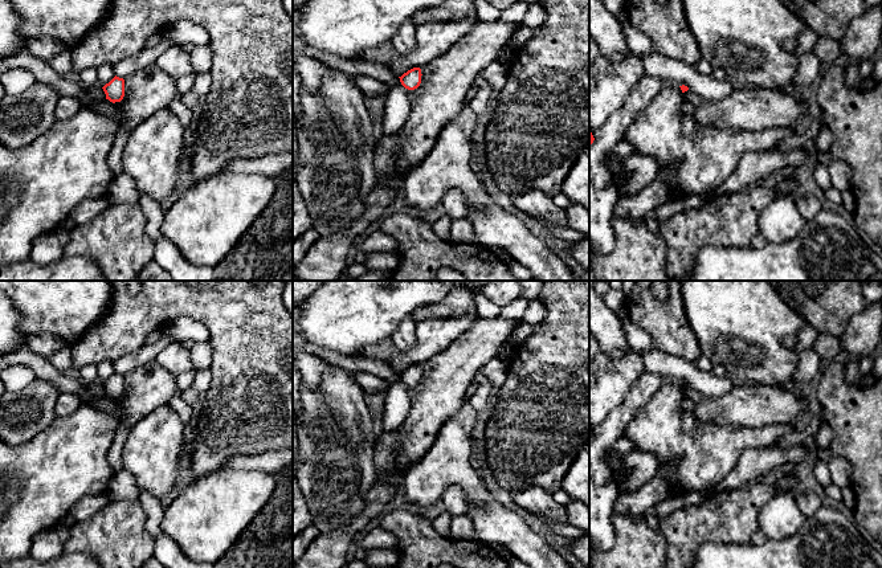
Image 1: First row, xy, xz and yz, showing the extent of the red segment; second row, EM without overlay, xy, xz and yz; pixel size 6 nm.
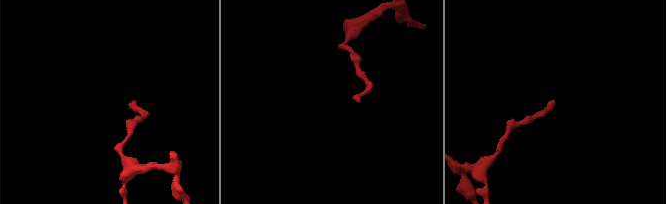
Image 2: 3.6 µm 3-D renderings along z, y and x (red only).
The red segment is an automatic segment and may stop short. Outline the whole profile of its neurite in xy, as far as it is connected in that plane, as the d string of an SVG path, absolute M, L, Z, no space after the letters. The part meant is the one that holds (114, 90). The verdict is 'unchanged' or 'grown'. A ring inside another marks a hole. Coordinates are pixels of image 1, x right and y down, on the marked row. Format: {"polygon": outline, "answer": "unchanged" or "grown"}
{"polygon": "M115 75L102 89L106 94L106 99L109 99L113 103L121 102L124 97L124 79Z", "answer": "unchanged"}

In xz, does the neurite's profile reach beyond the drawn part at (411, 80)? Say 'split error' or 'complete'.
complete

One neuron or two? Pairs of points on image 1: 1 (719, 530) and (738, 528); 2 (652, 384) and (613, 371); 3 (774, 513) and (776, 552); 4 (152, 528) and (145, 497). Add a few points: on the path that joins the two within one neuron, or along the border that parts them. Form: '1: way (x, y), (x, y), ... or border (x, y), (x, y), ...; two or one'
1: way (723, 528), (734, 528); one
2: border (645, 370), (631, 387), (620, 405); two
3: border (803, 524), (796, 532), (784, 539), (768, 540); two
4: way (152, 520), (152, 507), (150, 505); one

